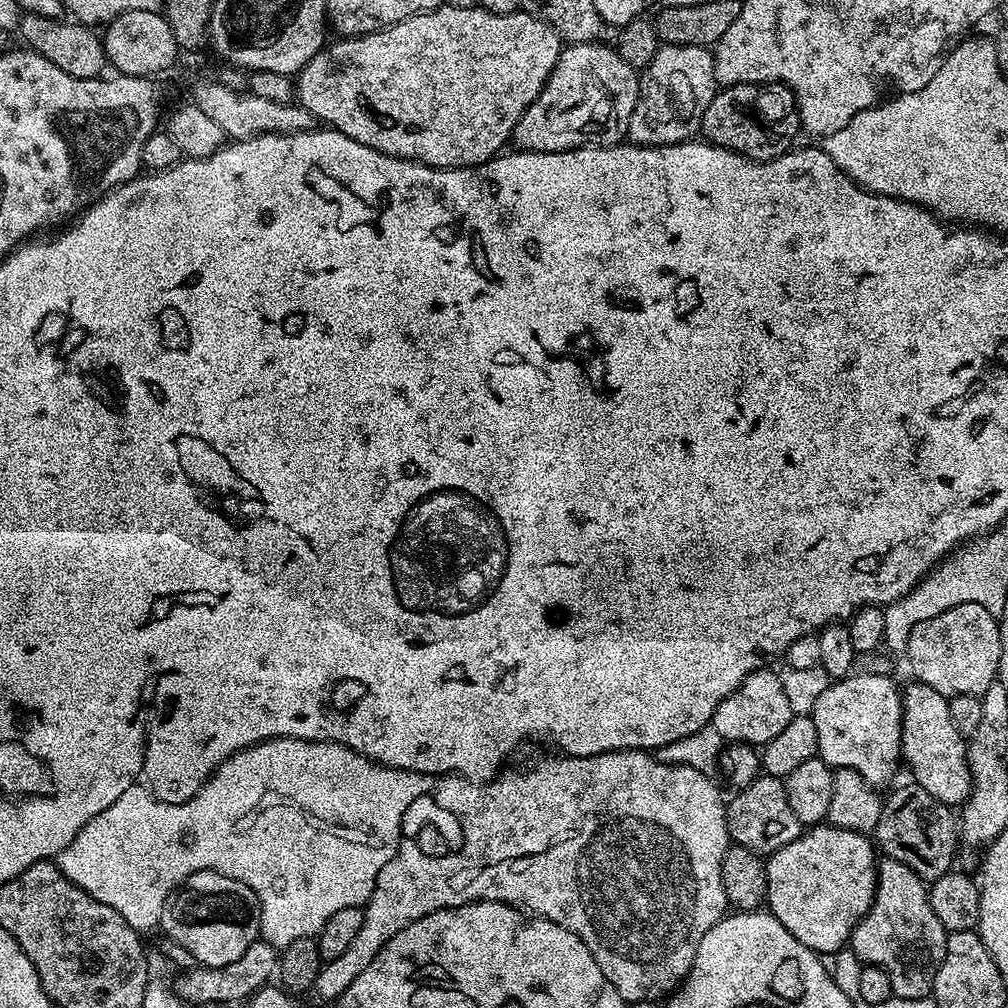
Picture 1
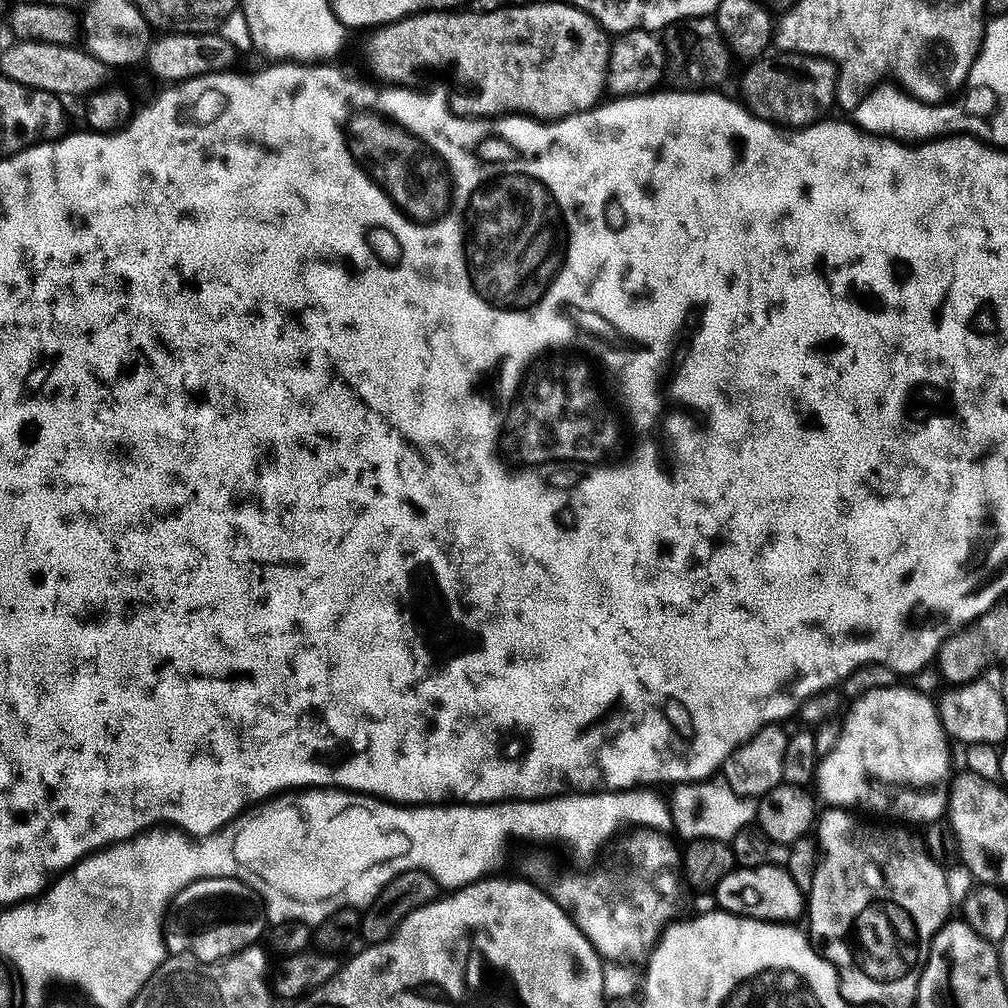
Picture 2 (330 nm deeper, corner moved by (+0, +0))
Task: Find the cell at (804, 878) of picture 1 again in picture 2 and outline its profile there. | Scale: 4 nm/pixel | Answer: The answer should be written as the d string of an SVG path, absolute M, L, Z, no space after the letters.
M763 864L749 868L737 866L732 869L714 889L716 908L735 916L745 916L751 920L770 920L773 922L796 922L806 912L805 889L790 878L787 867L778 864Z

